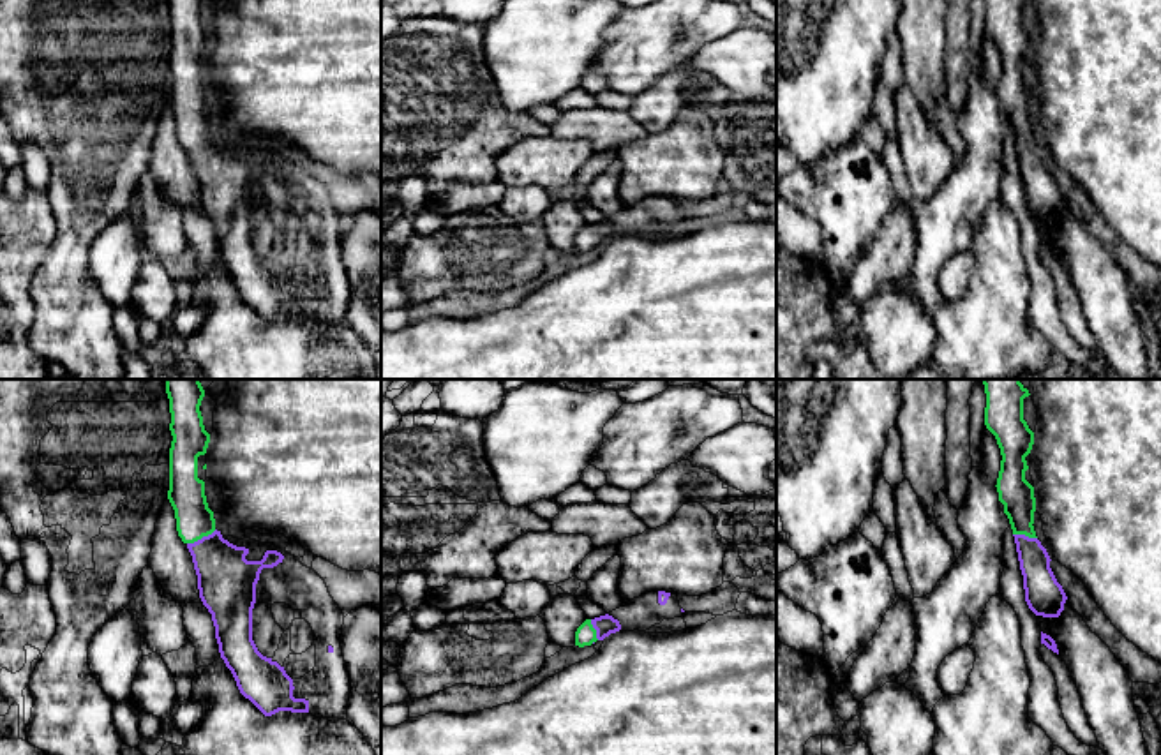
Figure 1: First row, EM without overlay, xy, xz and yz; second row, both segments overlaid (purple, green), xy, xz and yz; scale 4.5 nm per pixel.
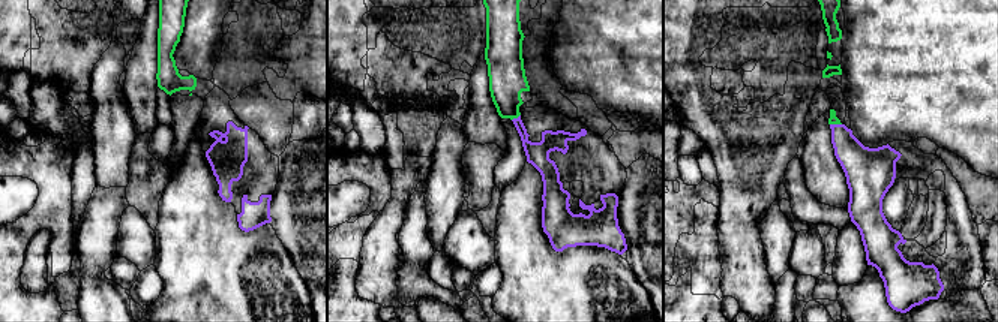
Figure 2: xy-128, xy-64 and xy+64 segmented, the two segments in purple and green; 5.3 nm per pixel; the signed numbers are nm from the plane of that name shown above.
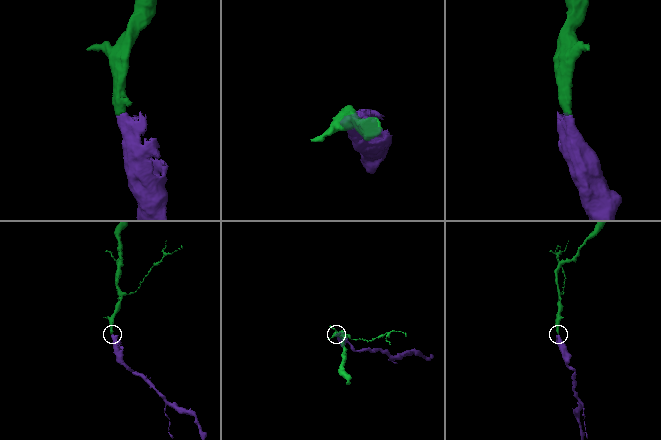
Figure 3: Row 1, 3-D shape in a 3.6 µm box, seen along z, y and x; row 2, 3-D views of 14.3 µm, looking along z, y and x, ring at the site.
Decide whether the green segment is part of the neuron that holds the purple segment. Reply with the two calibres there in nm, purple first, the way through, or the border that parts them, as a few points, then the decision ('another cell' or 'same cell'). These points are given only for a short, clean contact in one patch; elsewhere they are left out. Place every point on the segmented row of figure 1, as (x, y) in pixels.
260 nm thick on the purple side, 170 nm on the other; runs through xy (226, 581), (203, 537), (194, 519); same cell

